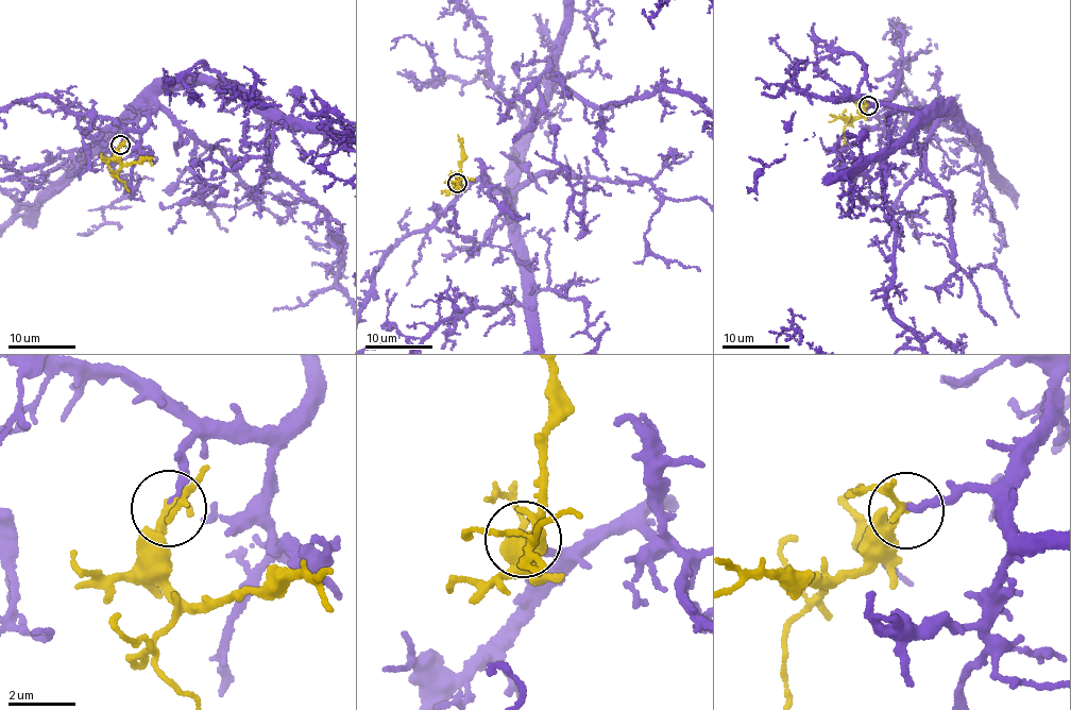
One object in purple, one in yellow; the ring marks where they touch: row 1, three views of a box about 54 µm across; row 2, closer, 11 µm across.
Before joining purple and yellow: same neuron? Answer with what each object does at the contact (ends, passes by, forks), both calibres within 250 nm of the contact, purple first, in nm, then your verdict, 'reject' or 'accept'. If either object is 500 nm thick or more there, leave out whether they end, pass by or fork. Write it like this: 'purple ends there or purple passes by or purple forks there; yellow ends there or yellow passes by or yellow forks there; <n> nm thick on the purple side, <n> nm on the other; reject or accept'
purple ends there; yellow passes by; 220 nm thick on the purple side, 200 nm on the other; accept

